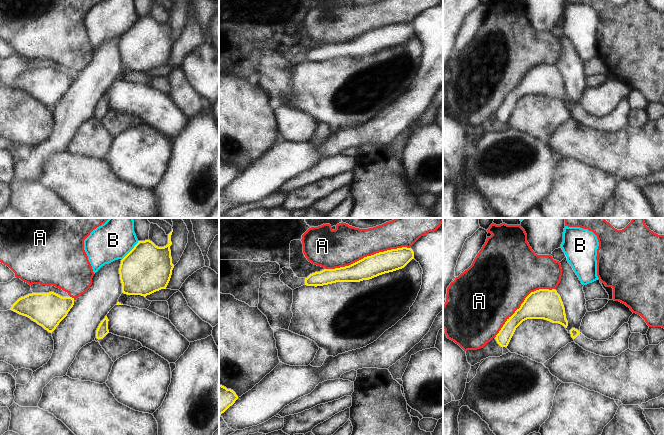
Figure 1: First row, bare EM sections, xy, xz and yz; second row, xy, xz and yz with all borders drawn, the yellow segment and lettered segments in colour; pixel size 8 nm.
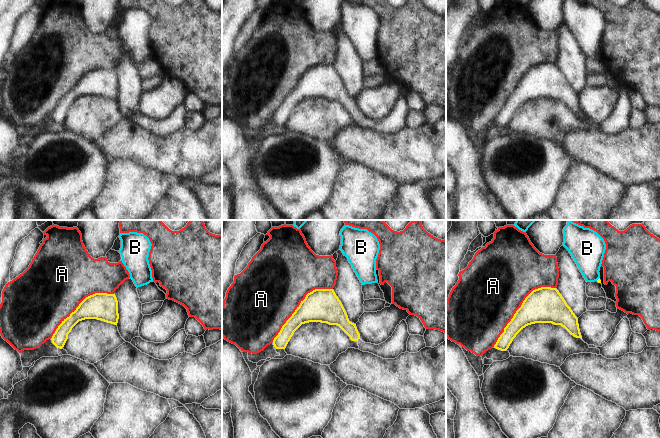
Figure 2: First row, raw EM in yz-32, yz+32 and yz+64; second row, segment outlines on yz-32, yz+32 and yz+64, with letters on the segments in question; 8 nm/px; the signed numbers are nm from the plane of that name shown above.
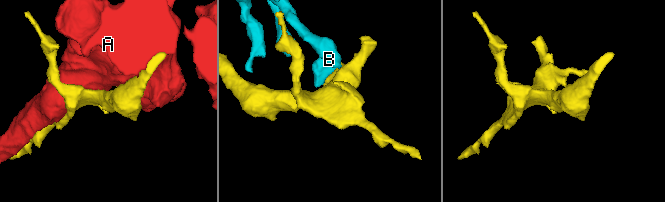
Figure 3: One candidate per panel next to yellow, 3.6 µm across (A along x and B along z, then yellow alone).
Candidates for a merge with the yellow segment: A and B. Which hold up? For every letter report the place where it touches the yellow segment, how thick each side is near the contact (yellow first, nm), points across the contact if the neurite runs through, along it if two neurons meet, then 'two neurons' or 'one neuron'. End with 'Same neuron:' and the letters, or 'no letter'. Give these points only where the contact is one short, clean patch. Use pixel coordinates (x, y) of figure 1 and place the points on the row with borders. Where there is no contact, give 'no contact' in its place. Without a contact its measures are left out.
A: xz (367, 256) | 180/320 nm | two neurons
B: xy (131, 250) | 400/320 nm | two neurons
Same neuron: no letter

